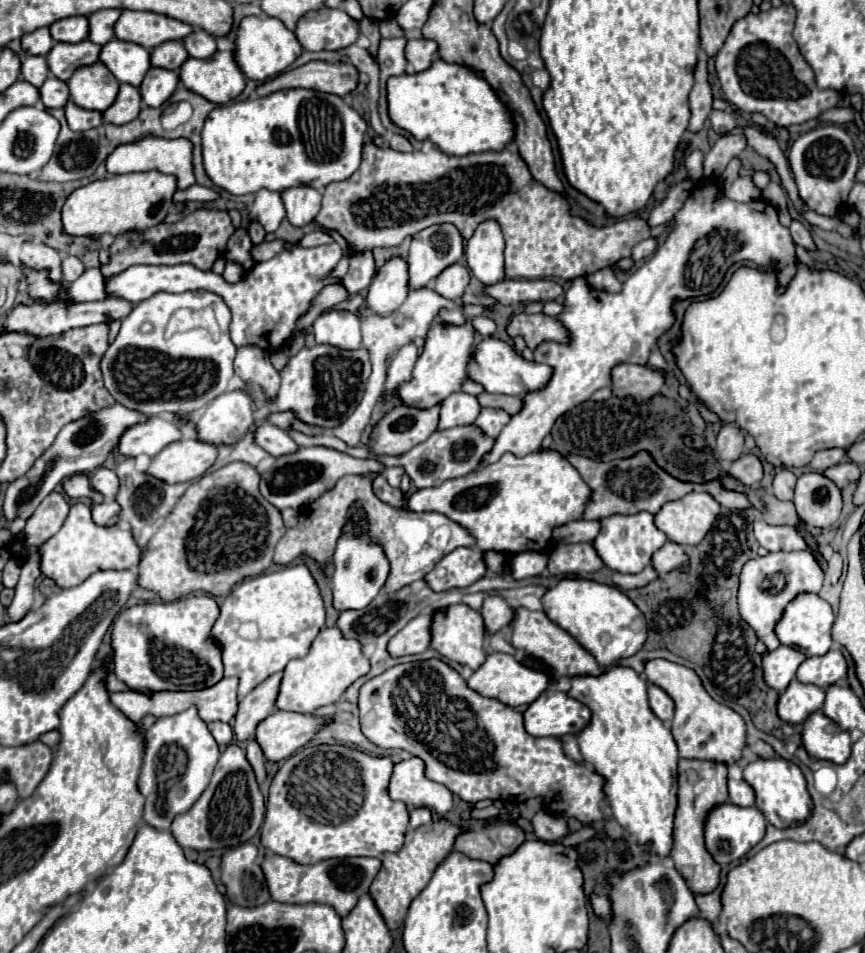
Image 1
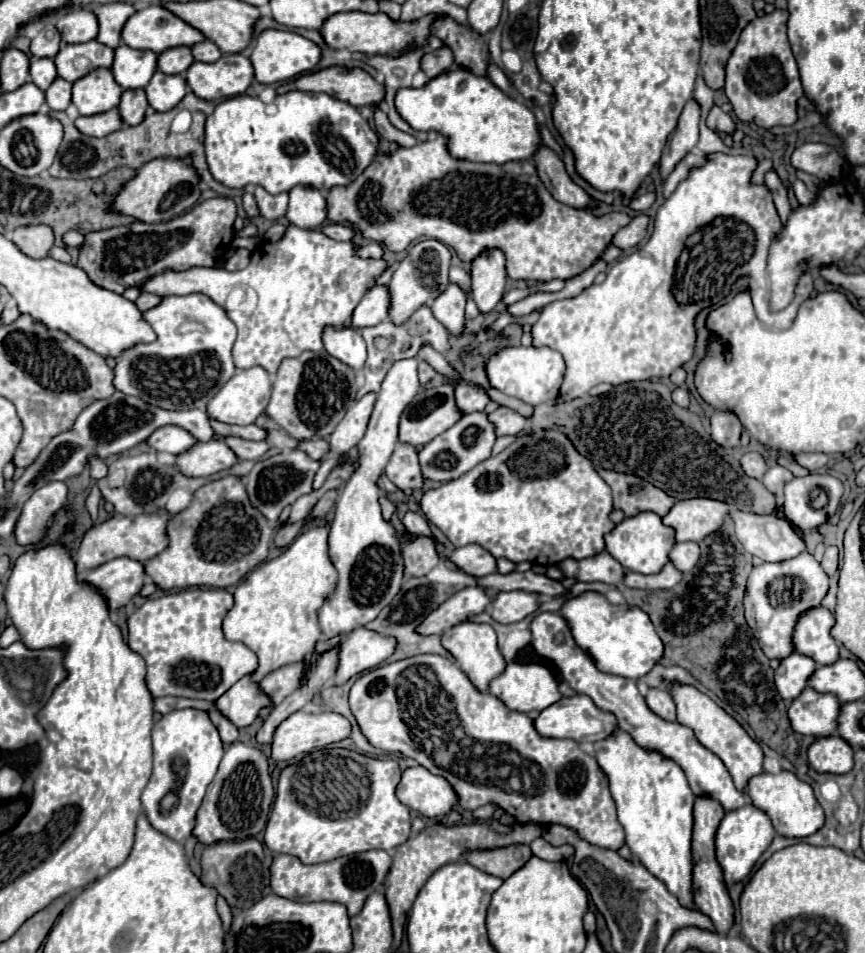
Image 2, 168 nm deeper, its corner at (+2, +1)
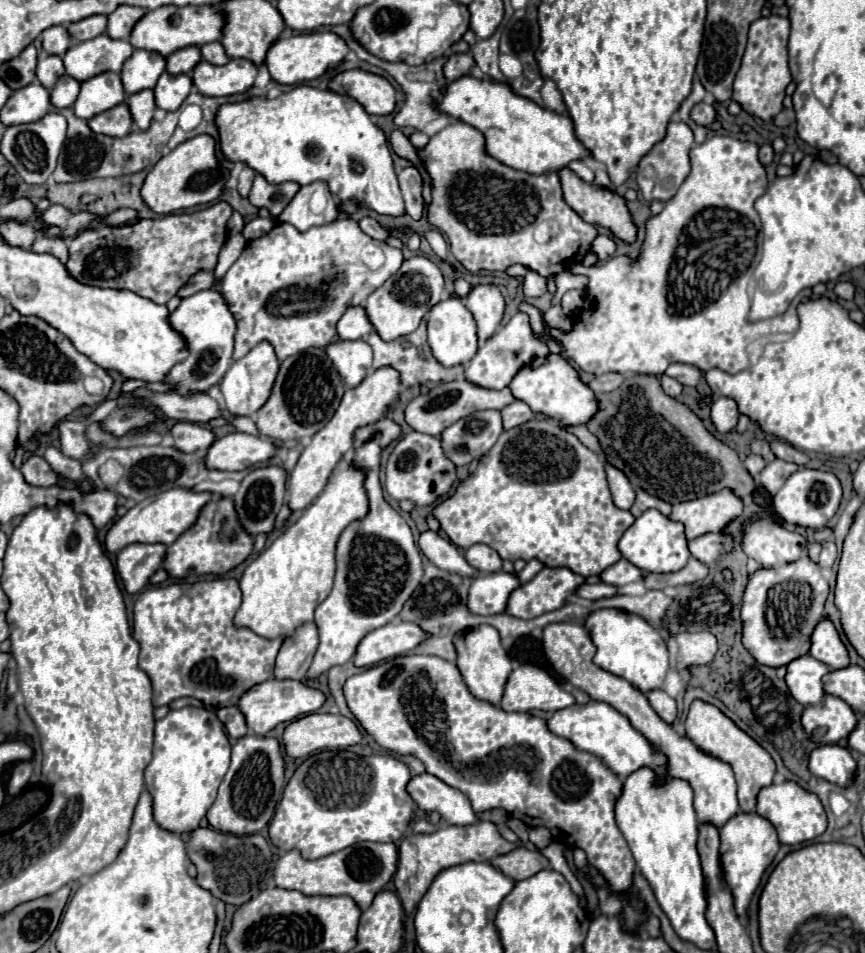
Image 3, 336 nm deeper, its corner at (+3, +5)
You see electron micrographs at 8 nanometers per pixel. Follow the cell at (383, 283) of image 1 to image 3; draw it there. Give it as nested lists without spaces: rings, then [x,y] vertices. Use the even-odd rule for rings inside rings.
[[[348,308],[348,312],[338,322],[338,336],[342,340],[358,340],[366,338],[372,332],[372,324],[368,324],[368,316],[364,316],[364,308]]]

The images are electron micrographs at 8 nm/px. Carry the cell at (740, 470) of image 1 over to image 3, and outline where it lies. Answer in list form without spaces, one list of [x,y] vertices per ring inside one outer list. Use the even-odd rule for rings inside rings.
[[[750,454],[750,456],[746,456],[746,460],[744,460],[744,466],[748,468],[748,472],[756,478],[760,472],[762,472],[762,468],[766,466],[766,462],[762,460],[762,456],[756,456],[756,454]]]

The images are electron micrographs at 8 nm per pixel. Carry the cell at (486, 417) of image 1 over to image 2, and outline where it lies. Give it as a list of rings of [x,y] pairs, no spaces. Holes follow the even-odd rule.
[[[505,406],[489,414],[489,420],[493,420],[493,424],[497,426],[497,436],[513,436],[525,430],[527,426],[527,418],[523,418],[517,410],[505,408]]]

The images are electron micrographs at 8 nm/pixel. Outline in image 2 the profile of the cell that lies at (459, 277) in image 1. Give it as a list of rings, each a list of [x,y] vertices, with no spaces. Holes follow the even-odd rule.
[[[457,284],[449,288],[433,302],[433,316],[445,326],[449,336],[463,336],[465,332],[465,292]]]

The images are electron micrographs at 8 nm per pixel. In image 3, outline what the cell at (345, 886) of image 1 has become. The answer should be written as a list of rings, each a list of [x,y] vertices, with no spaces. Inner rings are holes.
[[[358,842],[350,848],[344,848],[318,860],[304,860],[298,850],[290,850],[278,858],[274,868],[274,880],[278,888],[298,890],[306,896],[350,896],[364,912],[372,904],[374,896],[394,876],[396,862],[398,848],[394,844],[378,842]]]

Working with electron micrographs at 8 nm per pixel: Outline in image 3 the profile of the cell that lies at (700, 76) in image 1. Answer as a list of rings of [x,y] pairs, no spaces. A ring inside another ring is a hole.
[[[682,120],[670,122],[666,138],[662,142],[658,142],[638,164],[638,172],[636,172],[636,182],[640,186],[642,196],[652,202],[652,200],[670,200],[676,190],[680,188],[680,184],[686,180],[688,172],[690,172],[690,162],[688,162],[688,152],[694,144],[694,134],[690,130],[688,124],[684,124]]]

